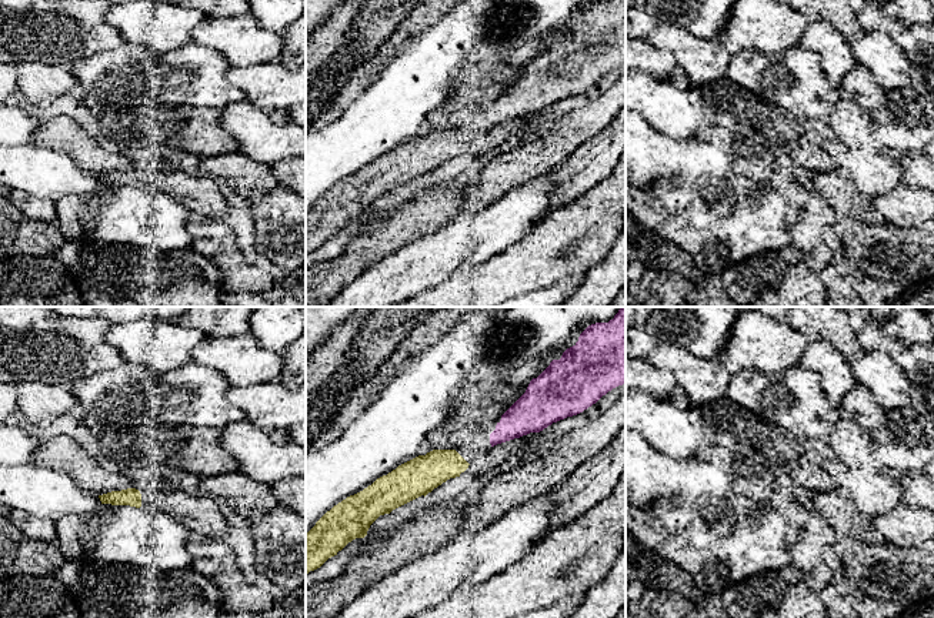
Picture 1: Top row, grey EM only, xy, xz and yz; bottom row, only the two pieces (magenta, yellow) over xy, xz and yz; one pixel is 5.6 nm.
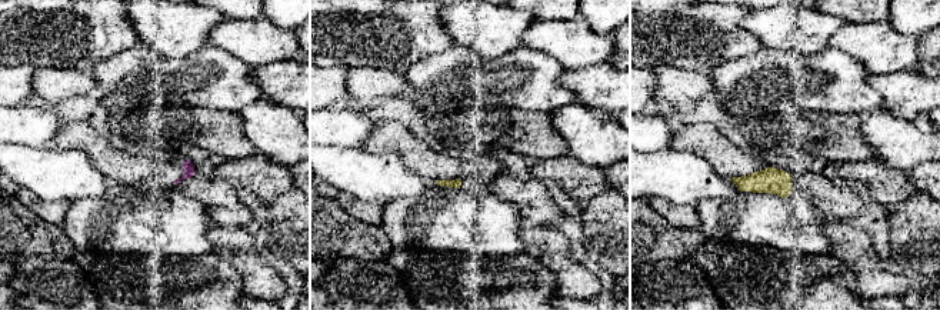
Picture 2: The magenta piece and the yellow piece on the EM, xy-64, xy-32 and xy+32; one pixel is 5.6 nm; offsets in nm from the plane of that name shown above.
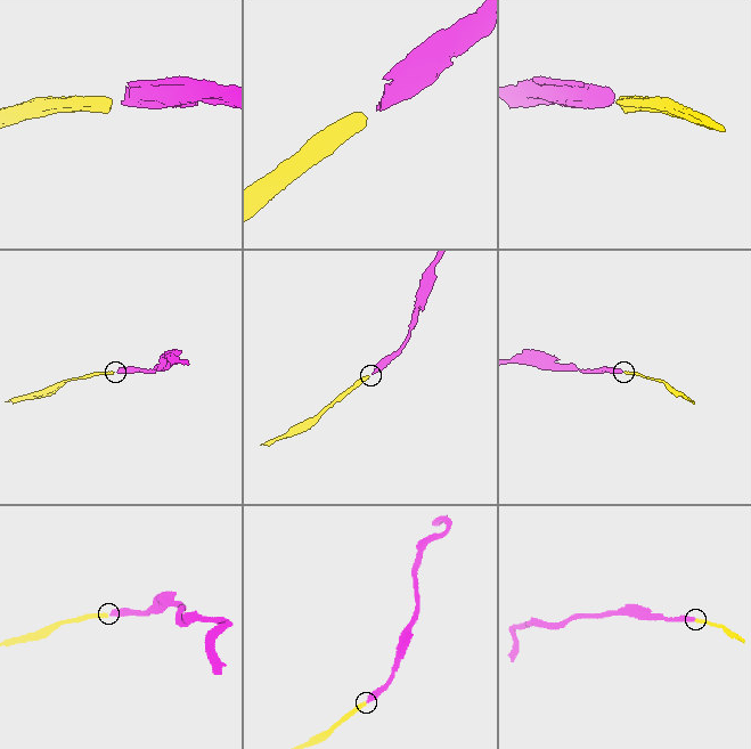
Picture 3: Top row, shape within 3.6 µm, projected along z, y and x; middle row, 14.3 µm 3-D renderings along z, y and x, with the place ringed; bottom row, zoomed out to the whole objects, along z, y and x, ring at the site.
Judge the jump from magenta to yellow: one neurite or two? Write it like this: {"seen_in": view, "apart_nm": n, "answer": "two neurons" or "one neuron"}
{"seen_in": "xz", "apart_nm": 160, "answer": "two neurons"}

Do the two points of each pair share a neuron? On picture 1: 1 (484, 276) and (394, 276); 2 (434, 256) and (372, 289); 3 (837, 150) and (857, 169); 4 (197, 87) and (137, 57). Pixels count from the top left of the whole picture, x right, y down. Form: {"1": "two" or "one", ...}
{"1": "two", "2": "one", "3": "one", "4": "one"}

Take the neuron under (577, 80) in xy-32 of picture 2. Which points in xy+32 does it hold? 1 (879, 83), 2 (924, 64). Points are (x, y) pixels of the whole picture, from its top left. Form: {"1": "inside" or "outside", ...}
{"1": "inside", "2": "outside"}

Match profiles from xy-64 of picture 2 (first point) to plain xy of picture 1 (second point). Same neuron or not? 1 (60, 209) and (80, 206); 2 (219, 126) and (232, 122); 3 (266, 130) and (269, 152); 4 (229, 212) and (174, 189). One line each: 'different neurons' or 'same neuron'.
1: different neurons
2: different neurons
3: same neuron
4: same neuron

